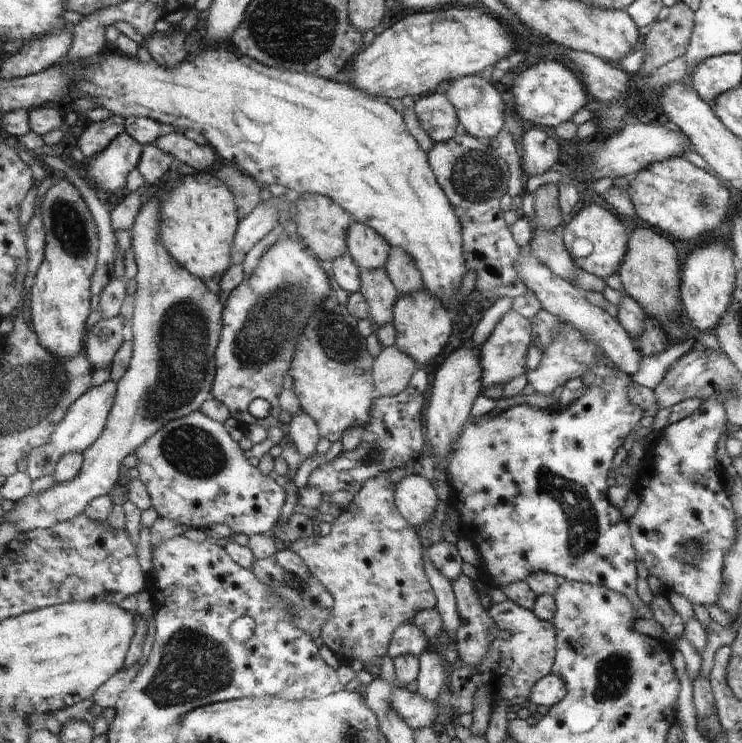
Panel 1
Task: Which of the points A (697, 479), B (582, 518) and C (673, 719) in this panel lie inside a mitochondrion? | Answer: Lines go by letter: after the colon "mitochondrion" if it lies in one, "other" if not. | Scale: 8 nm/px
A: mitochondrion
B: mitochondrion
C: other

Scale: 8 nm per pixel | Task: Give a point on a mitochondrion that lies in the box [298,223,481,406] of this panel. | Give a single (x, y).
(340, 343)

